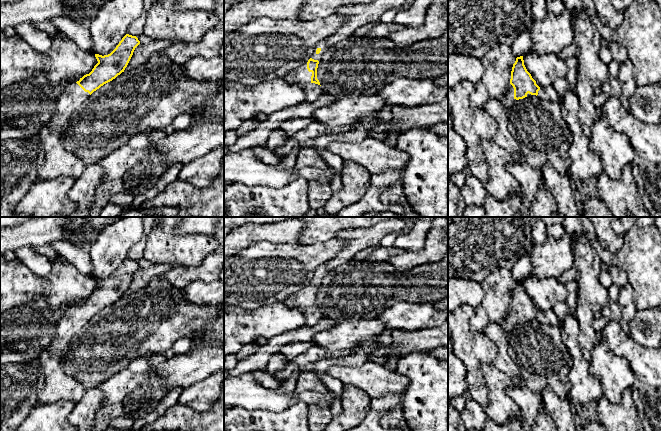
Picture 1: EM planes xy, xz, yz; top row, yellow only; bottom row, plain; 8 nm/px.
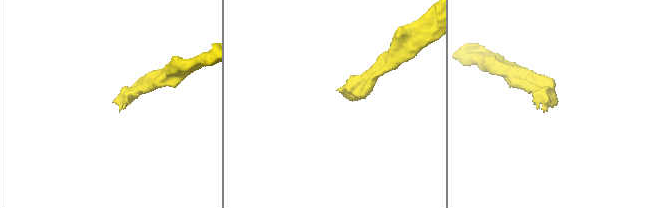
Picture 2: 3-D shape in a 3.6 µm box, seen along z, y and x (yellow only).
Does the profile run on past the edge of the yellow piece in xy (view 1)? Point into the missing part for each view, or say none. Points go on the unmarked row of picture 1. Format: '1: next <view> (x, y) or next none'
1: next xy (73, 320)

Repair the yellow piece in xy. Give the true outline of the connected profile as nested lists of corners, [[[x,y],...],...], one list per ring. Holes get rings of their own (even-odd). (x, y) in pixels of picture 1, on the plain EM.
[[[126,258],[110,278],[95,278],[98,287],[89,298],[66,310],[57,323],[56,334],[51,344],[45,350],[31,348],[21,352],[25,361],[38,359],[41,352],[48,352],[51,356],[61,355],[73,335],[84,328],[94,315],[124,296],[139,268],[136,260]]]

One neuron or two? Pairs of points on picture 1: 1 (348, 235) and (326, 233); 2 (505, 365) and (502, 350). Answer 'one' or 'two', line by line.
1: two
2: one

